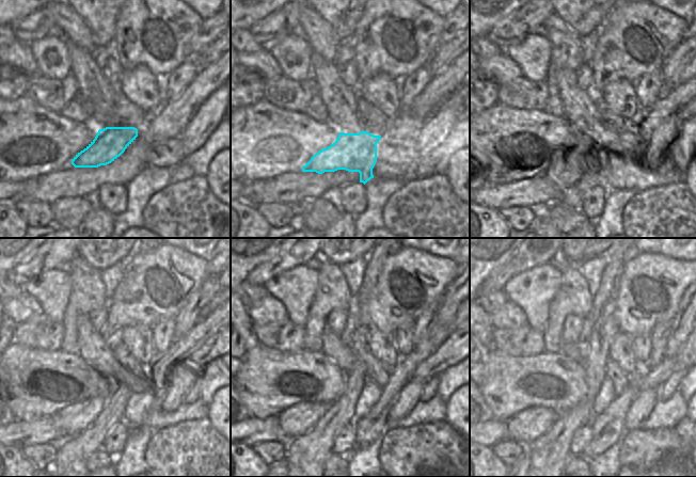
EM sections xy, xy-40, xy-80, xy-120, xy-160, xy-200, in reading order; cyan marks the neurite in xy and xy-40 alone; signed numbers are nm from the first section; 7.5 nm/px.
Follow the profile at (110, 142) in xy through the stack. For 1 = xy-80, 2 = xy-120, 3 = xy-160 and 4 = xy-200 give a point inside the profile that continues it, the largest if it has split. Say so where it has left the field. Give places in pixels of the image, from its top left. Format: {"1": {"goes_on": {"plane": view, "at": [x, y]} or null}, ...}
{"1": {"goes_on": {"plane": "xy-80", "at": [595, 152]}}, "2": {"goes_on": {"plane": "xy-120", "at": [73, 416]}}, "3": {"goes_on": {"plane": "xy-160", "at": [296, 420]}}, "4": {"goes_on": {"plane": "xy-200", "at": [526, 426]}}}

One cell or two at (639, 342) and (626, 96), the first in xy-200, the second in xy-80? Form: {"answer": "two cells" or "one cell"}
{"answer": "two cells"}

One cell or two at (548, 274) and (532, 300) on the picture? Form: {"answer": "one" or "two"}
{"answer": "one"}

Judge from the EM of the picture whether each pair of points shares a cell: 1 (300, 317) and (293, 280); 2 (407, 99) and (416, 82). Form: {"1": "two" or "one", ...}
{"1": "one", "2": "one"}

